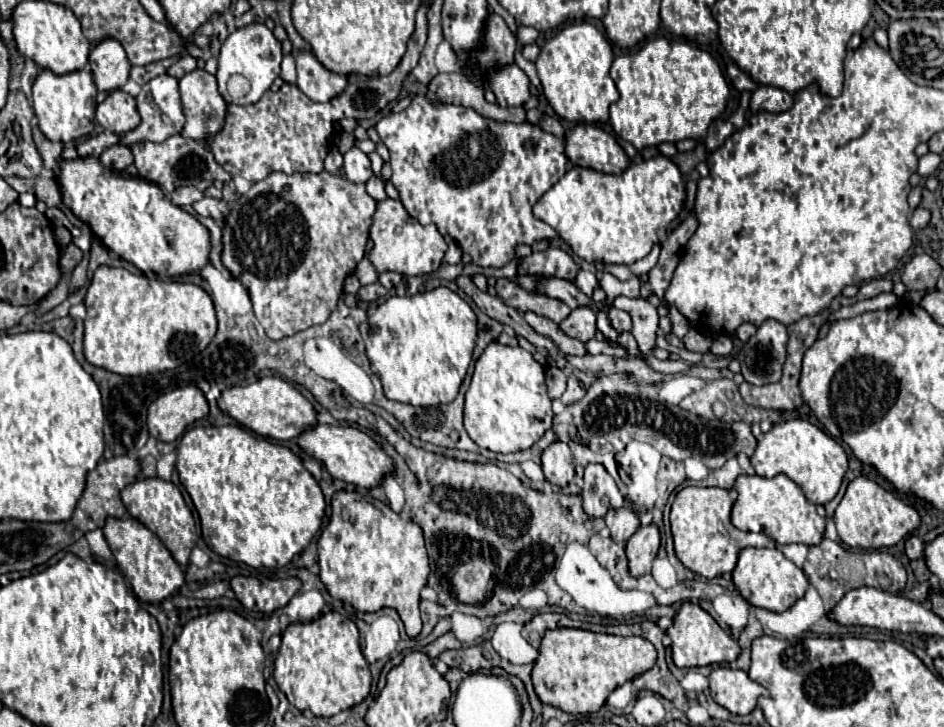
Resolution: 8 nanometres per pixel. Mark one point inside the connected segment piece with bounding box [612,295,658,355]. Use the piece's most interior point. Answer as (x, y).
(644, 317)

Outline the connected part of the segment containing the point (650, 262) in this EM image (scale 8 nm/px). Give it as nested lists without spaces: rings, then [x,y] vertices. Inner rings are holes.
[[[654,245],[652,251],[650,251],[650,255],[646,255],[644,259],[640,259],[640,261],[636,261],[636,263],[630,265],[630,271],[632,271],[634,275],[638,275],[638,277],[644,275],[644,273],[648,273],[648,271],[656,265],[658,255],[660,255],[660,245]]]

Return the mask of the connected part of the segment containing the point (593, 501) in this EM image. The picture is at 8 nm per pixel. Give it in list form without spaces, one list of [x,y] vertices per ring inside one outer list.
[[[588,465],[584,471],[582,509],[588,517],[604,517],[608,509],[620,509],[624,497],[602,465]]]

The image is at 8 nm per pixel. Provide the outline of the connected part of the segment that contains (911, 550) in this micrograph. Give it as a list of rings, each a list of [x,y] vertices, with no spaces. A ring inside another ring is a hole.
[[[910,535],[910,537],[906,539],[904,547],[906,547],[908,559],[922,559],[922,557],[924,557],[924,541],[922,541],[920,537]]]

